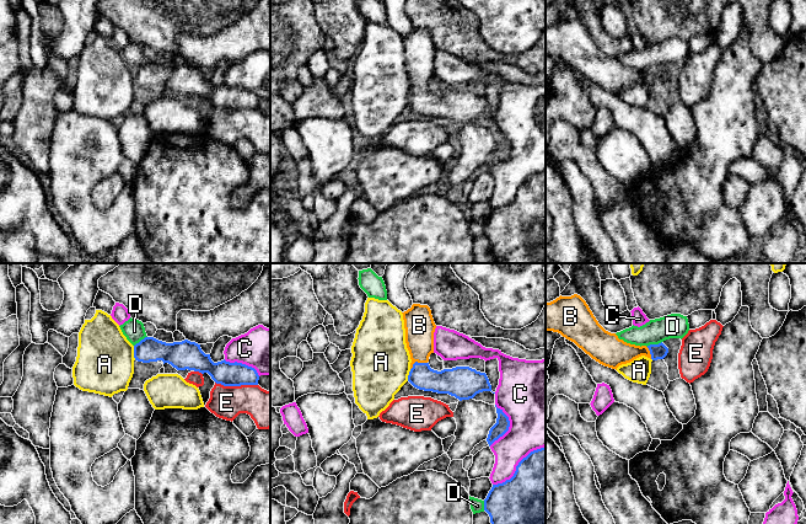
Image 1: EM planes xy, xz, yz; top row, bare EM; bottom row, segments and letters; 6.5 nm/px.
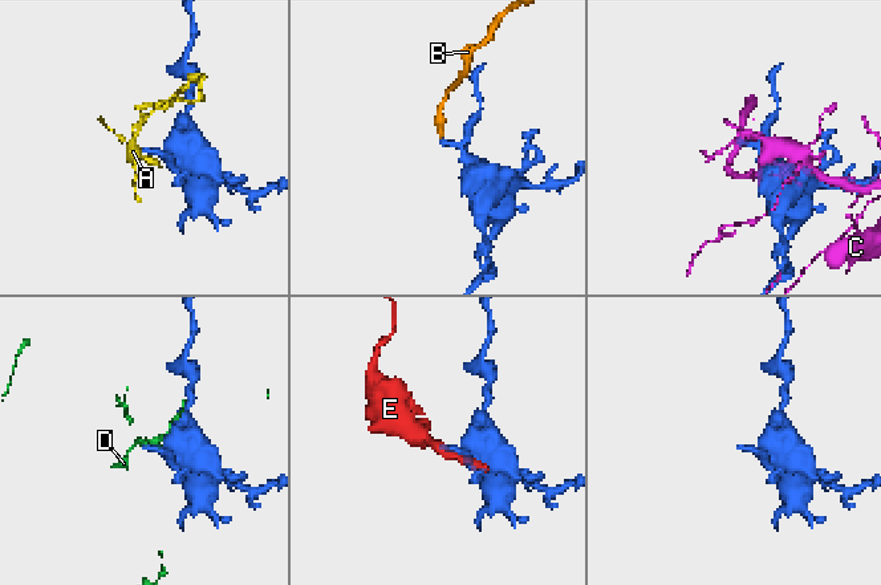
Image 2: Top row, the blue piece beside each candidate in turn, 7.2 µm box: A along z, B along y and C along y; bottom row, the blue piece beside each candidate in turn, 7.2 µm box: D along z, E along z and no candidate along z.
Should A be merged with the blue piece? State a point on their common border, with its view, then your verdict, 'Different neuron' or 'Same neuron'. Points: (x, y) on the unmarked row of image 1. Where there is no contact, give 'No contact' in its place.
Touches blue at xy (134, 78). Different neuron

